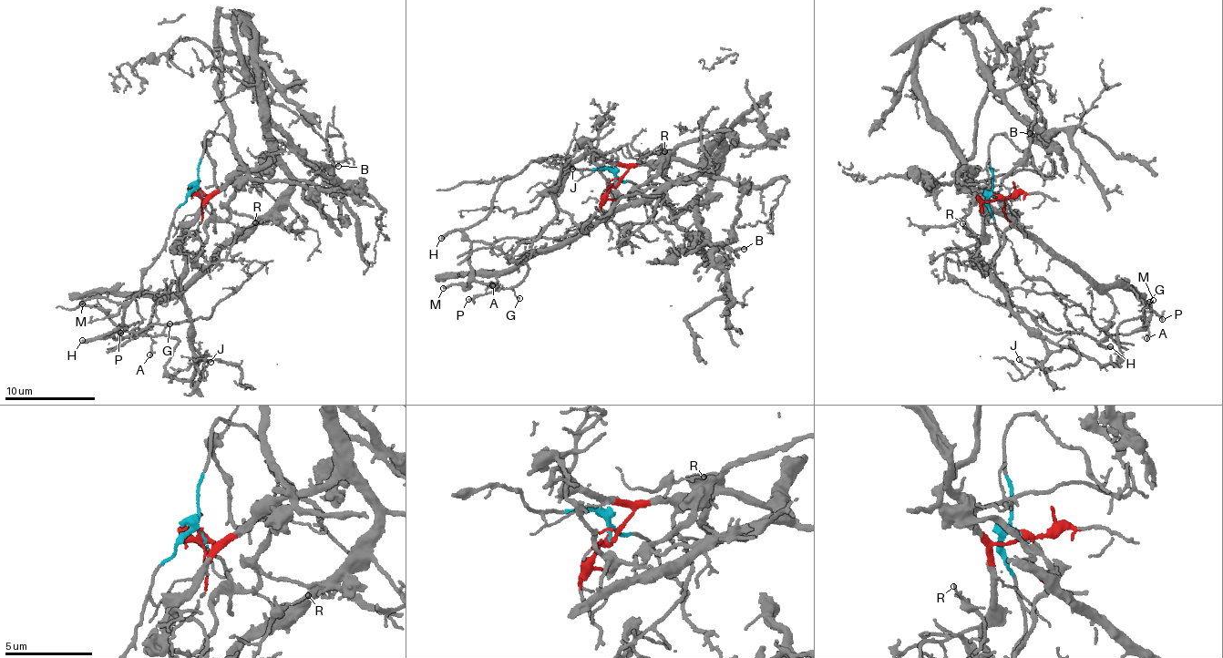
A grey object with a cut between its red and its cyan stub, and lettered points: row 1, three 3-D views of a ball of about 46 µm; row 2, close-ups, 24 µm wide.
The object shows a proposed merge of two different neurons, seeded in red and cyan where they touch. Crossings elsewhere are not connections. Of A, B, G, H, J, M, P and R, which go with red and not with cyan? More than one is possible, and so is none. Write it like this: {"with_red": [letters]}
{"with_red": ["B", "J", "P", "R"]}

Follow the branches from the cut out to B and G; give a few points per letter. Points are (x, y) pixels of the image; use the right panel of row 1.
B: (997, 195), (983, 201), (960, 170), (971, 156), (987, 83), (1008, 50), (1036, 112), (1030, 134)
G: (997, 195), (988, 201), (998, 234), (996, 279), (1009, 301), (1044, 329), (1097, 340), (1137, 332), (1149, 301)

